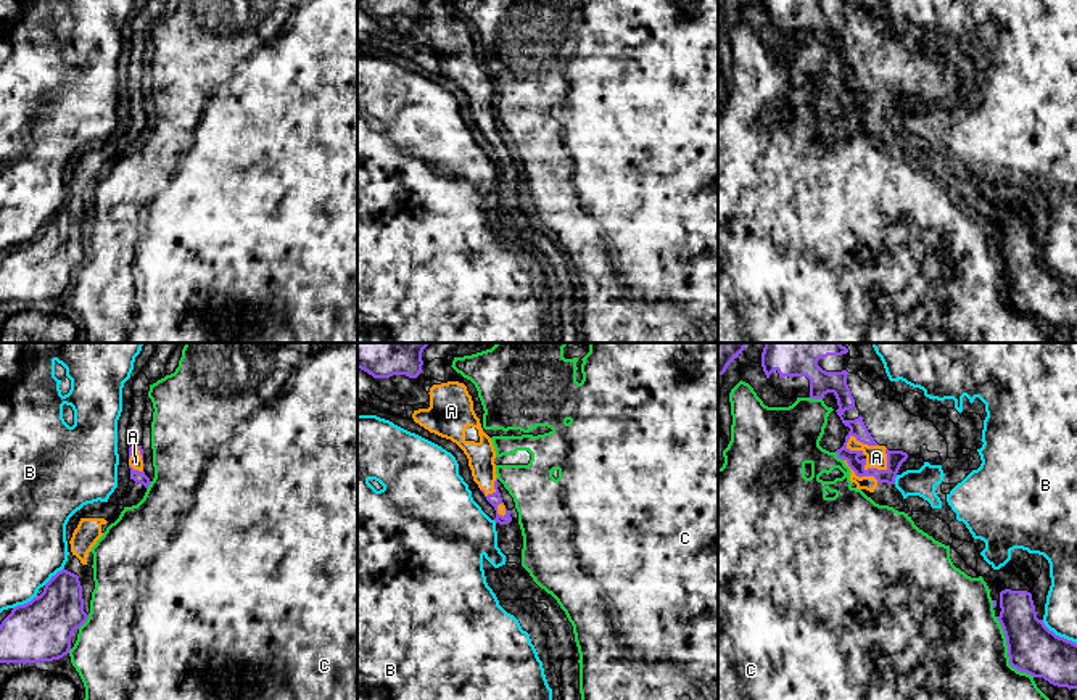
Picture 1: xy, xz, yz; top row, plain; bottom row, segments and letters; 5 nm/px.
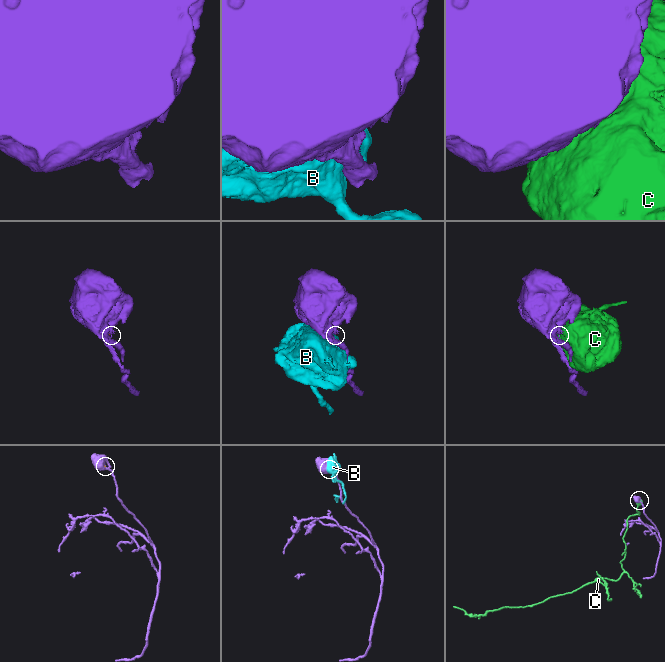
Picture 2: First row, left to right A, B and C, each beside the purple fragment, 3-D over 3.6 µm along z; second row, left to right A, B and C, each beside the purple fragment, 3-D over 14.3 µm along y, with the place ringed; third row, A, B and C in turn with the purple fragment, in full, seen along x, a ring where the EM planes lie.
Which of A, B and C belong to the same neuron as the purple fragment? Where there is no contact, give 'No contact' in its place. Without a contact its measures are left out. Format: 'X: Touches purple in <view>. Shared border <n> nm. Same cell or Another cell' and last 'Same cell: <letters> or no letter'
A: Touches purple in yz. Shared border 170 nm. Same cell
B: Touches purple in xy. Shared border 140 nm. Another cell
C: Touches purple in yz. Shared border 360 nm. Another cell
Same cell: A

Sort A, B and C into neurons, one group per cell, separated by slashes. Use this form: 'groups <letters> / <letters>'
groups A / B / C

